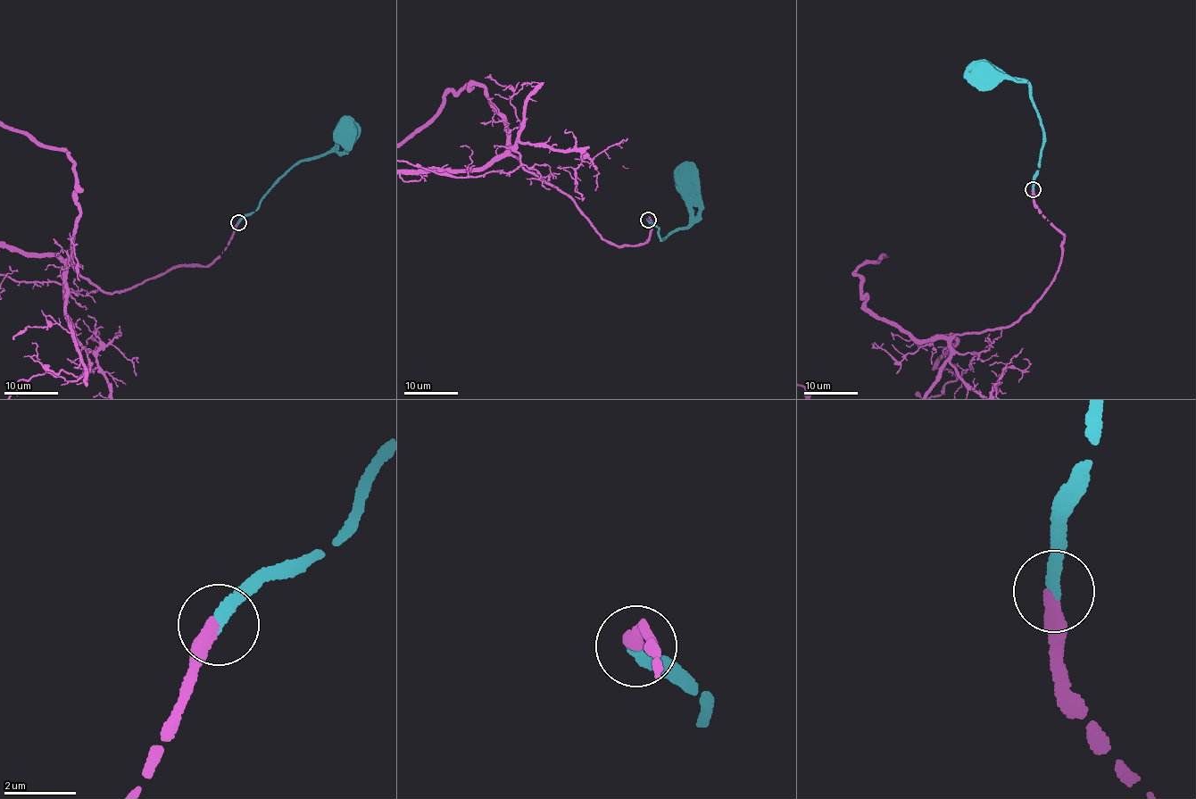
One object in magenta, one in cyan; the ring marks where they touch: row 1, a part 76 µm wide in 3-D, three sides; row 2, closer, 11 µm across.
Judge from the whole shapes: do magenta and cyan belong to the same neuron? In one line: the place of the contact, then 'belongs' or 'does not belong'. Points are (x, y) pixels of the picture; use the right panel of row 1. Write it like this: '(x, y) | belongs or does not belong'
(1033, 189) | belongs

